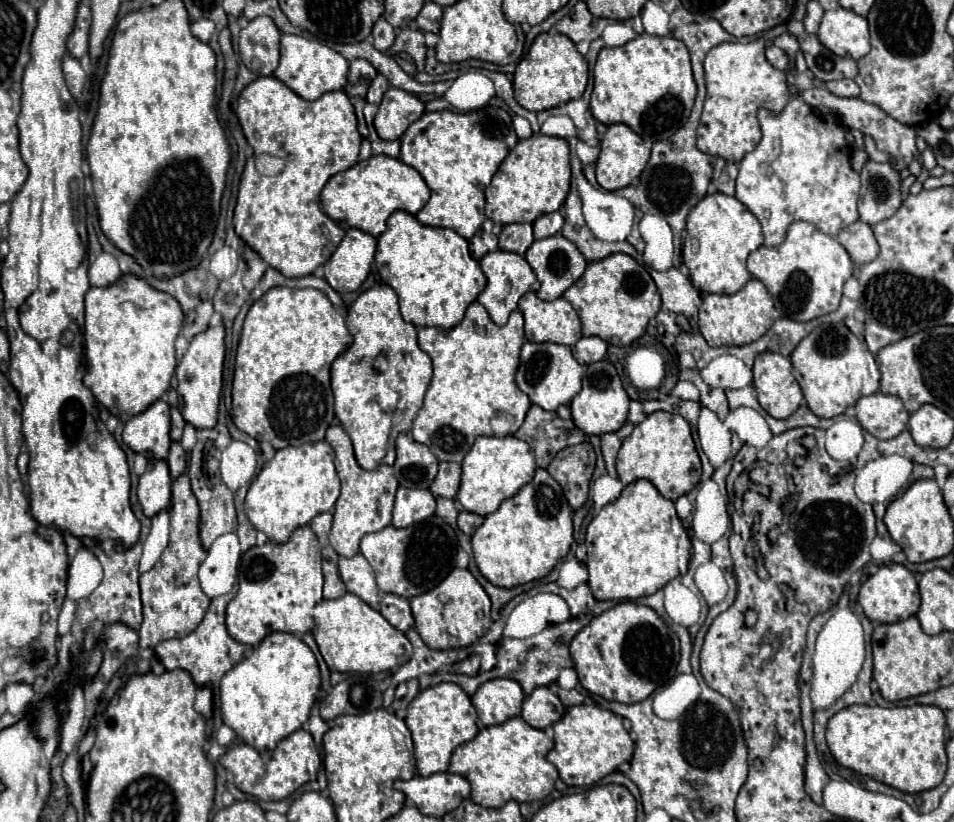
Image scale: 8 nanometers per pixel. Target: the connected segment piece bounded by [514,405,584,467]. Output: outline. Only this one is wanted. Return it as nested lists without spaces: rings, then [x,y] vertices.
[[[536,405],[530,407],[524,425],[514,435],[532,447],[538,467],[548,467],[558,451],[584,441],[584,433],[572,419],[564,421],[558,413],[544,411]]]

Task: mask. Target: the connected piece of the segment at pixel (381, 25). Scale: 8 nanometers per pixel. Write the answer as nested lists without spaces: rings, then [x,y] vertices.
[[[380,17],[372,29],[372,37],[374,37],[374,47],[378,51],[388,51],[396,39],[396,33],[394,27],[384,17]]]

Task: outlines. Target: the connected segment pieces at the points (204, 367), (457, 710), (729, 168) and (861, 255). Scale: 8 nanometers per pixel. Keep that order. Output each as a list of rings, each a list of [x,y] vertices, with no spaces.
[[[210,327],[198,333],[178,363],[178,393],[182,397],[182,417],[196,429],[210,429],[218,419],[218,401],[222,389],[222,365],[224,365],[224,327]]]
[[[440,683],[420,691],[408,705],[408,715],[404,719],[412,733],[418,775],[448,771],[452,751],[458,745],[476,737],[478,733],[476,719],[478,717],[476,717],[476,709],[472,707],[471,697],[468,697],[456,683]]]
[[[722,157],[716,159],[716,163],[714,163],[714,177],[712,177],[712,183],[716,185],[716,189],[718,189],[720,193],[734,195],[736,175],[738,175],[738,165],[736,165],[736,163],[726,161],[726,159],[722,159]]]
[[[856,221],[852,223],[850,227],[842,229],[838,235],[836,235],[838,243],[848,251],[850,259],[856,263],[856,265],[864,265],[864,263],[870,263],[872,259],[876,259],[878,255],[878,243],[874,239],[874,233],[872,233],[872,227],[866,225],[864,221]]]

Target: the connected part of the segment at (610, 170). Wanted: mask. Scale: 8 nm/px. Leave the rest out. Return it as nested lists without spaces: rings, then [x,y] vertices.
[[[624,123],[610,125],[600,141],[600,155],[596,161],[596,179],[600,187],[616,191],[628,187],[646,167],[650,149]]]

